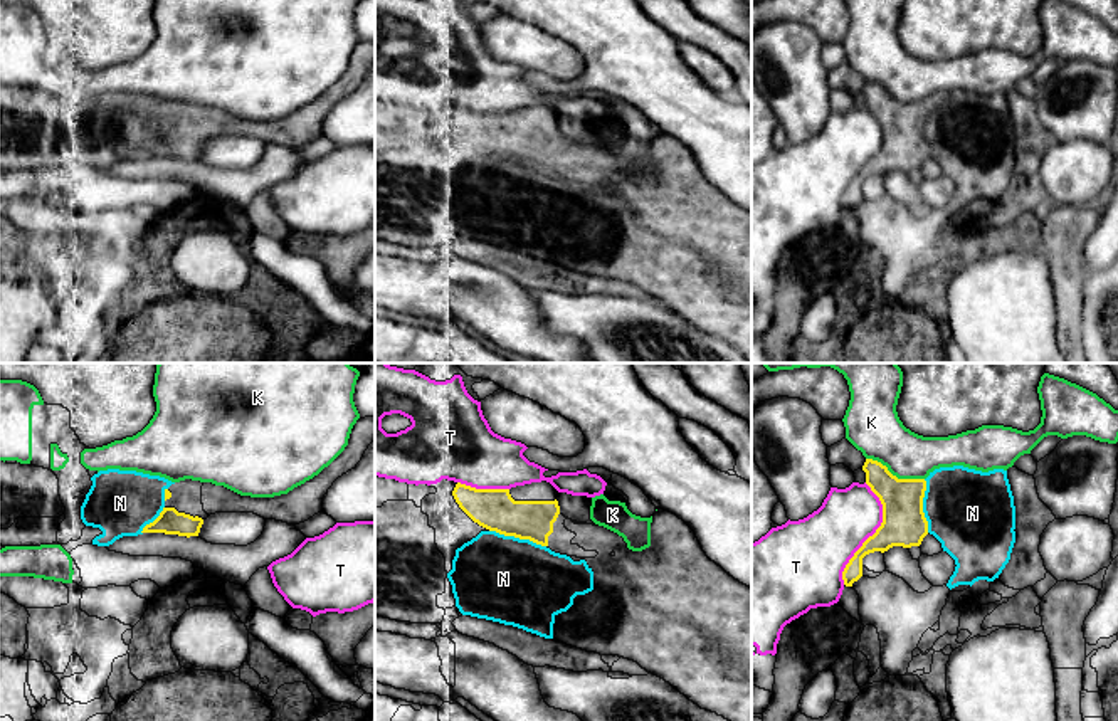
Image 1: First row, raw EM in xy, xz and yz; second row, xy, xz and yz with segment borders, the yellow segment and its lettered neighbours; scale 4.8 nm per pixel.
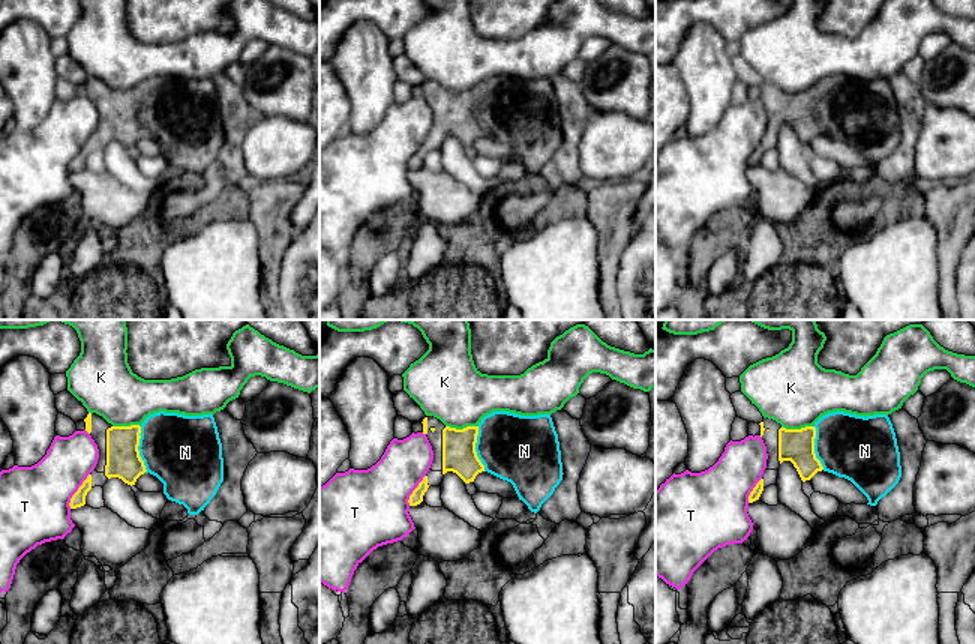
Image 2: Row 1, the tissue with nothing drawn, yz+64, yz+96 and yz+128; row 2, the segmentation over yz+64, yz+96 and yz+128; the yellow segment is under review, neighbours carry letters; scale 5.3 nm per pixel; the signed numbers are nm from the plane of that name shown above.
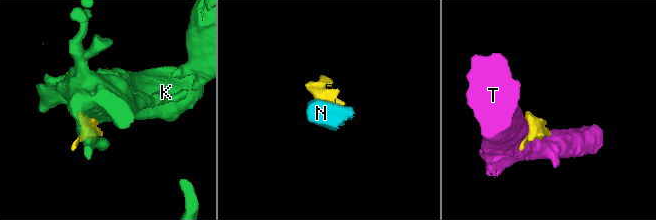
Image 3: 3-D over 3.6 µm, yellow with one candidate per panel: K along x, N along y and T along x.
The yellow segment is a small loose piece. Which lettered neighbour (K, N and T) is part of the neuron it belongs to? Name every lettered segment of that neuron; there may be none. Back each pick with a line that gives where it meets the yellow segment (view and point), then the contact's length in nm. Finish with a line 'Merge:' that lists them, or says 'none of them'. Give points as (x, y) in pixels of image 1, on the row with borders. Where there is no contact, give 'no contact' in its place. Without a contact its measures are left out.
N: meets yellow in xz at (518, 536); contact 280 nm long
Merge: N

